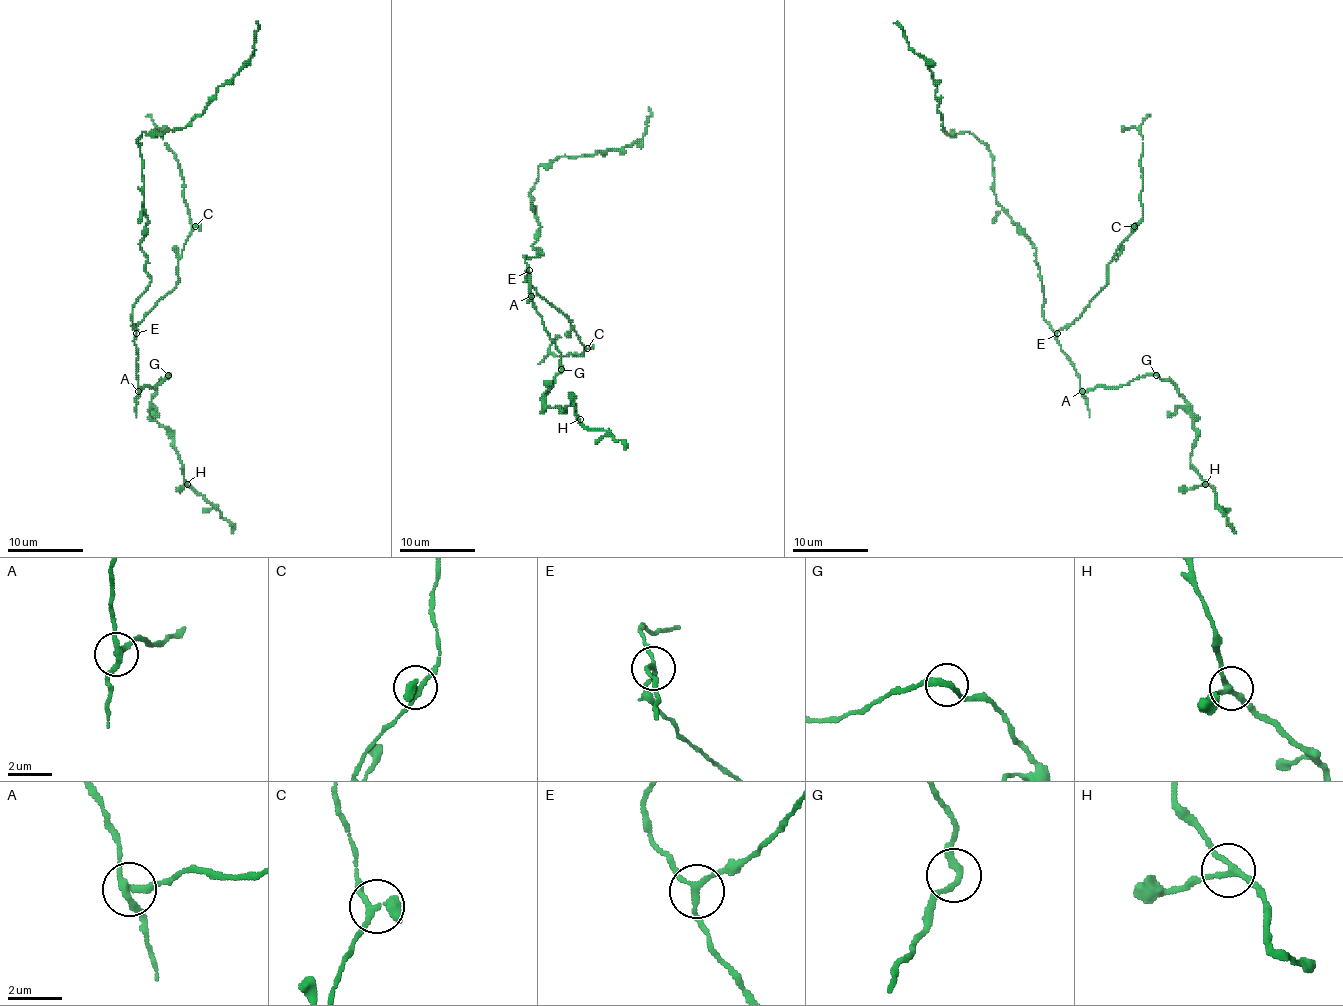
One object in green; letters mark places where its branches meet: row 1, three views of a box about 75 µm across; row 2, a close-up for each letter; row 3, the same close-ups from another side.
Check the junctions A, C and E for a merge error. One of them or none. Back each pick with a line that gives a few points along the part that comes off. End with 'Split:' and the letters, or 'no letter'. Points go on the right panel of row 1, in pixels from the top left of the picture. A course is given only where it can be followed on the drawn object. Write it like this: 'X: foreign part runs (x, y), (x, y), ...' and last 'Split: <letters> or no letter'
A: foreign part runs (1082, 390), (1158, 375), (1175, 386), (1196, 432), (1190, 461), (1213, 489), (1217, 506), (1236, 533)
Split: A

